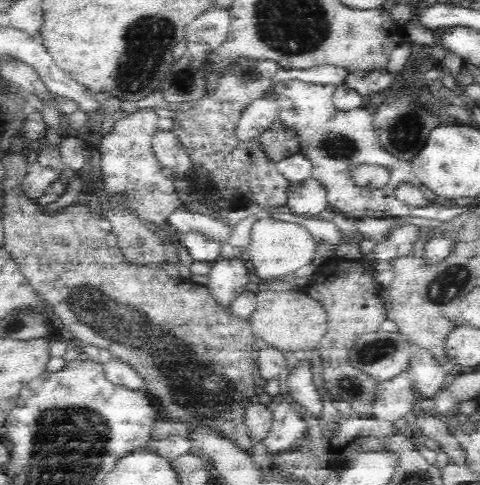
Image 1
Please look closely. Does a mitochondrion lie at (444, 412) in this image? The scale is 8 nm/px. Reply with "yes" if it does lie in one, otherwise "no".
no

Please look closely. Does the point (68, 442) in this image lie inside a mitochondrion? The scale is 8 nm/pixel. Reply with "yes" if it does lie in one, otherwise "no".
yes

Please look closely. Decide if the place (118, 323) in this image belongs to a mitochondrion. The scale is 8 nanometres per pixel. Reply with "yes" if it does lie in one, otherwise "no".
yes

